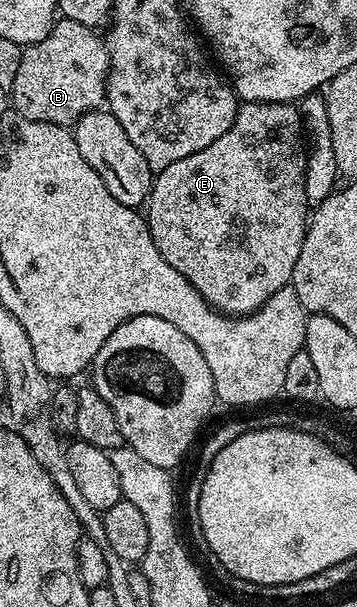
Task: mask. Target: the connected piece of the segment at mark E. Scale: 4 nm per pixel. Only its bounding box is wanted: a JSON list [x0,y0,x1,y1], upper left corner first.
[147,103,307,316]

